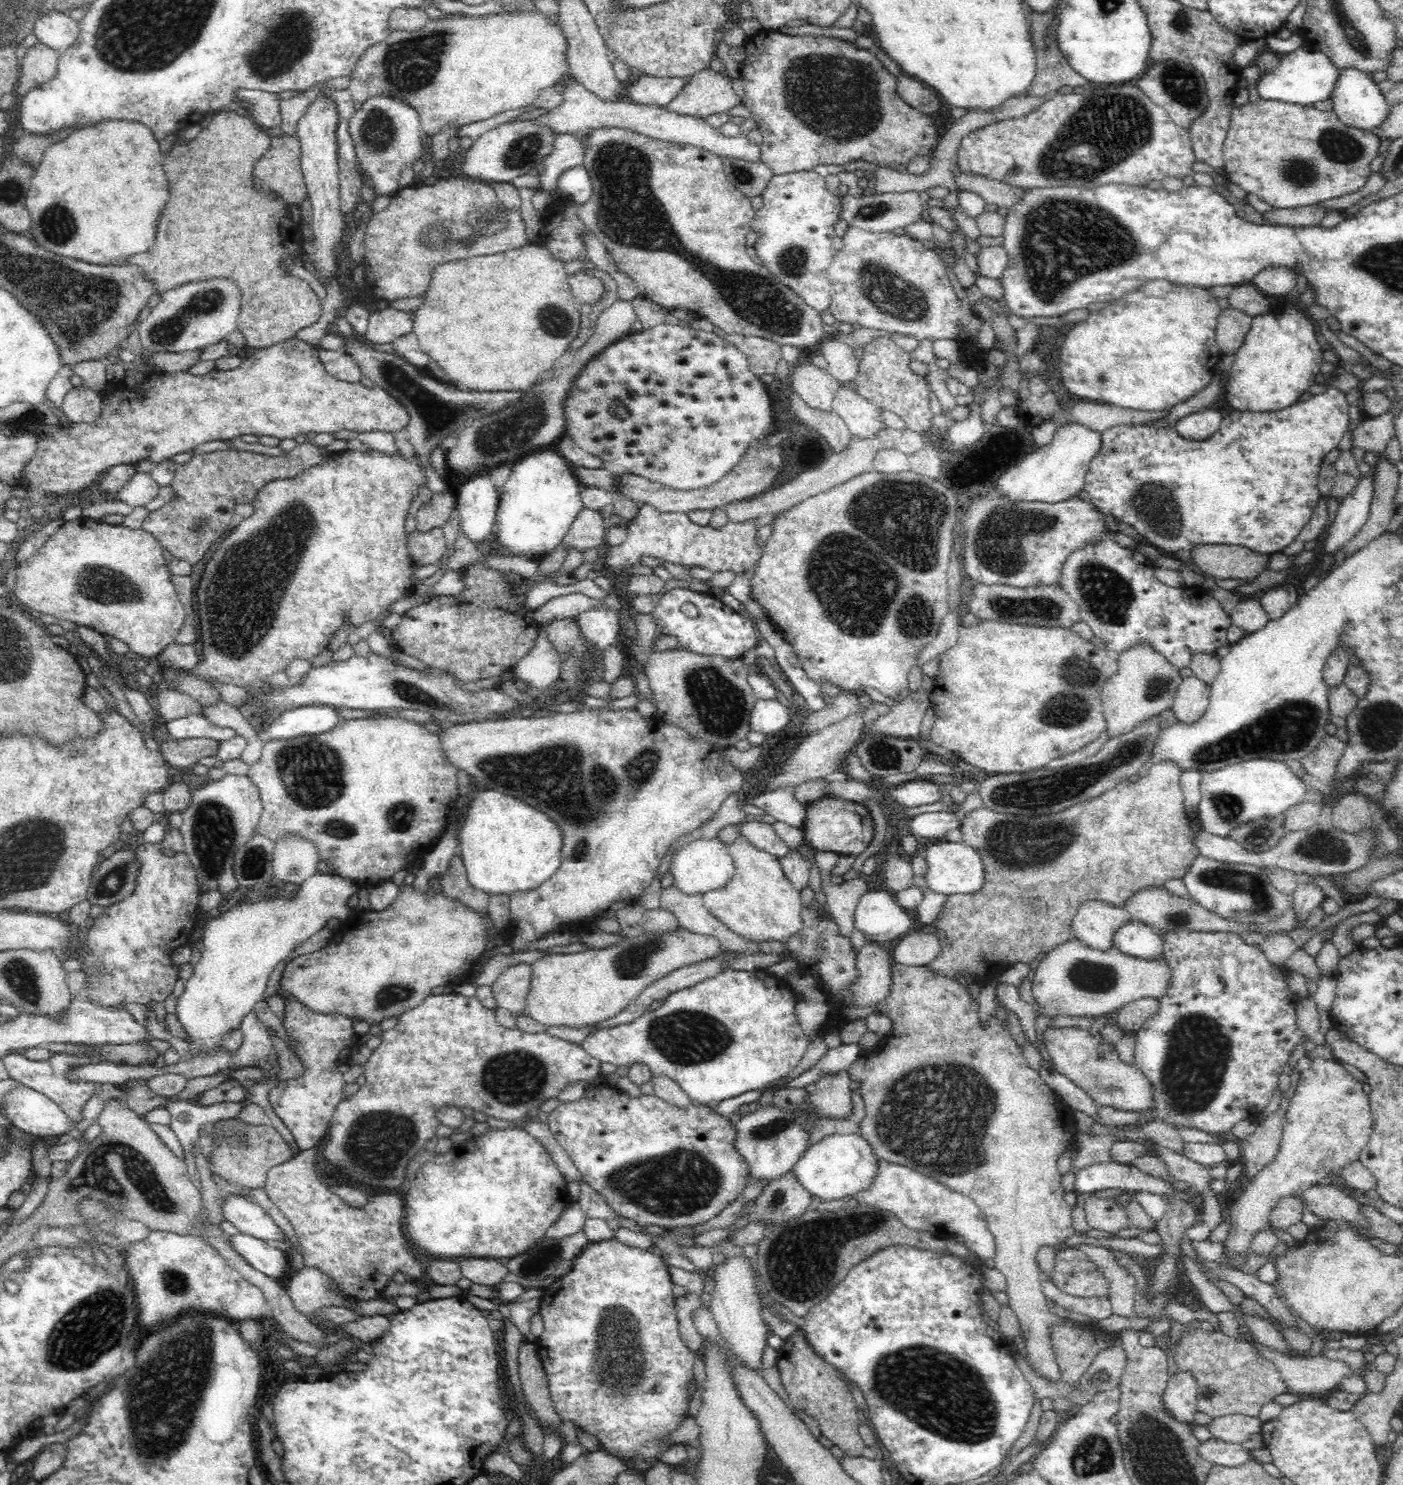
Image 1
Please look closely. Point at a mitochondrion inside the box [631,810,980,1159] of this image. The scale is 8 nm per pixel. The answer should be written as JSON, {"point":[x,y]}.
{"point":[684,1038]}

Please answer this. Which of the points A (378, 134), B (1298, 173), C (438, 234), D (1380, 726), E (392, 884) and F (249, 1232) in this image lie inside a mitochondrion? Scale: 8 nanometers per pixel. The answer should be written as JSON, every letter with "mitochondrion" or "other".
{"A":"mitochondrion","B":"mitochondrion","C":"mitochondrion","D":"mitochondrion","E":"other","F":"other"}

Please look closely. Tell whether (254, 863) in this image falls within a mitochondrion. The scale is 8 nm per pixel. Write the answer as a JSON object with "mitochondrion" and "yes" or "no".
{"mitochondrion":"yes"}

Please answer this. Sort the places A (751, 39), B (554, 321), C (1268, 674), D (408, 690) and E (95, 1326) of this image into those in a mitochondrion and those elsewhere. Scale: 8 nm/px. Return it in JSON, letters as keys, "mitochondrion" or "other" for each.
{"A":"other","B":"mitochondrion","C":"other","D":"mitochondrion","E":"mitochondrion"}

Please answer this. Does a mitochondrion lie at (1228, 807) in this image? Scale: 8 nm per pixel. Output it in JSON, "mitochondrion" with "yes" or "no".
{"mitochondrion":"yes"}

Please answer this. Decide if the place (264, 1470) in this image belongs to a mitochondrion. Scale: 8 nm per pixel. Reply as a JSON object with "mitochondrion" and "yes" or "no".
{"mitochondrion":"no"}

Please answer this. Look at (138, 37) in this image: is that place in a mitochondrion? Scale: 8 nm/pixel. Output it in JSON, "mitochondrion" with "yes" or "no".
{"mitochondrion":"yes"}

